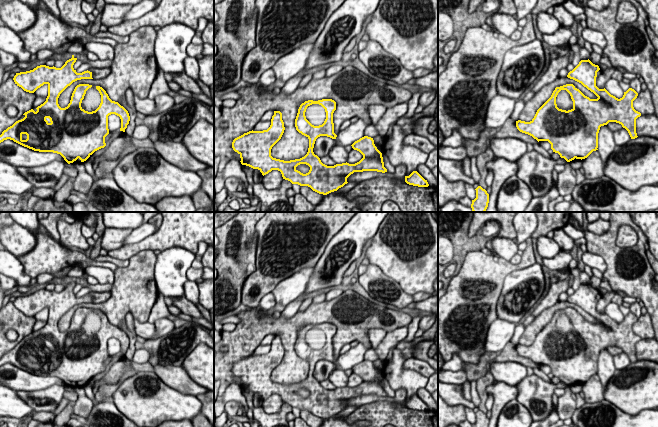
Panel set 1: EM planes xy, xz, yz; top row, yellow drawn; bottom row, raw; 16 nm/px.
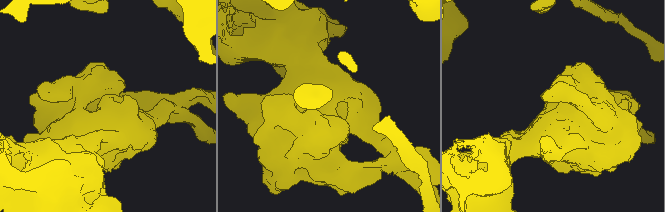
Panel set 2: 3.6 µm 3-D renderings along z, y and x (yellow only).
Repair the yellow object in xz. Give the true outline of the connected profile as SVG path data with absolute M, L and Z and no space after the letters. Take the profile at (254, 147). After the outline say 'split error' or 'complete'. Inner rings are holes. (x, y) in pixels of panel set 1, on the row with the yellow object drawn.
M332 99L308 100L300 105L295 127L299 133L309 139L308 152L300 159L284 161L271 156L272 147L281 139L285 130L280 111L274 111L271 125L267 130L244 133L233 140L232 148L240 155L242 165L258 169L263 176L272 170L278 170L283 179L292 184L308 186L323 195L343 187L348 183L347 178L354 172L387 172L382 153L375 146L373 138L368 136L360 138L351 145L363 155L363 158L355 164L346 162L327 166L314 154L313 148L318 137L327 136L332 139L337 137L333 123L335 110L336 102ZM300 164L308 165L309 172L303 174L298 171L296 167Z; split error

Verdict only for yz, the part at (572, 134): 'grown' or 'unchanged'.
grown

